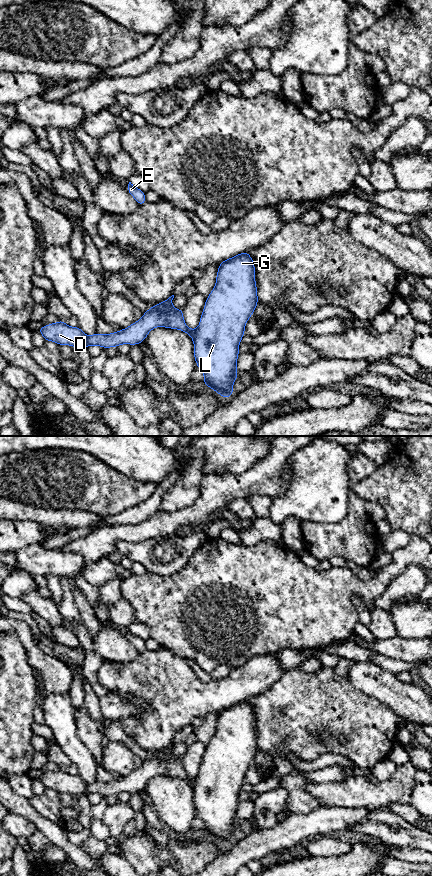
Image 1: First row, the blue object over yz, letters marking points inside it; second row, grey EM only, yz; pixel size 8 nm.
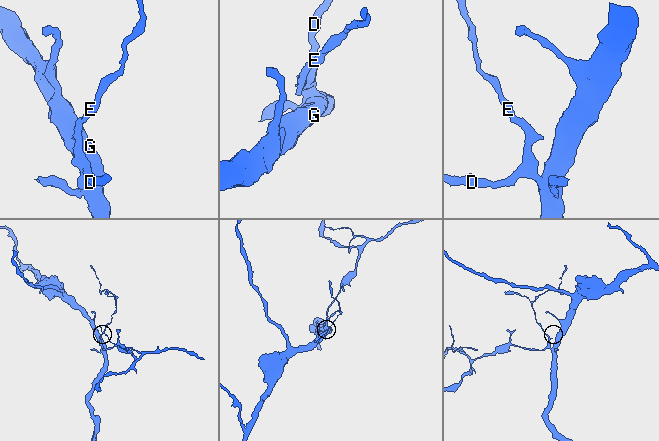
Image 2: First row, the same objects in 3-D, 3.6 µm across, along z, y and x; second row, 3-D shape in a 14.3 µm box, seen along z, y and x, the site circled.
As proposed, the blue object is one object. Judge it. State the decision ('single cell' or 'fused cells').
fused cells

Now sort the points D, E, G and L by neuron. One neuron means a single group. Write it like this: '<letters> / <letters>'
D E / G L

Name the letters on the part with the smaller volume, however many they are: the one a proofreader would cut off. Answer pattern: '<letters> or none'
D, E

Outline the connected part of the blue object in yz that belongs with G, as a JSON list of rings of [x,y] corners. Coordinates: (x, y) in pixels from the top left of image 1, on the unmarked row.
[[[248,699],[222,709],[218,715],[216,733],[206,746],[200,771],[192,788],[196,813],[204,822],[204,833],[226,847],[234,841],[233,831],[238,826],[238,794],[242,789],[245,773],[254,762],[257,752],[255,714]]]

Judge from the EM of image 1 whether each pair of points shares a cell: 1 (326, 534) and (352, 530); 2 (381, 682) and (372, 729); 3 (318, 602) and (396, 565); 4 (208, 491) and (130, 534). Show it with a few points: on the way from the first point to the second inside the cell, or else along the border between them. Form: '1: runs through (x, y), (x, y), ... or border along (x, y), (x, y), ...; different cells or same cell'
1: runs through (332, 534), (346, 534); same cell
2: border along (356, 688), (376, 698), (395, 714); different cells
3: runs through (337, 587), (374, 587), (377, 584); same cell
4: runs through (193, 512), (168, 524), (151, 528); same cell

